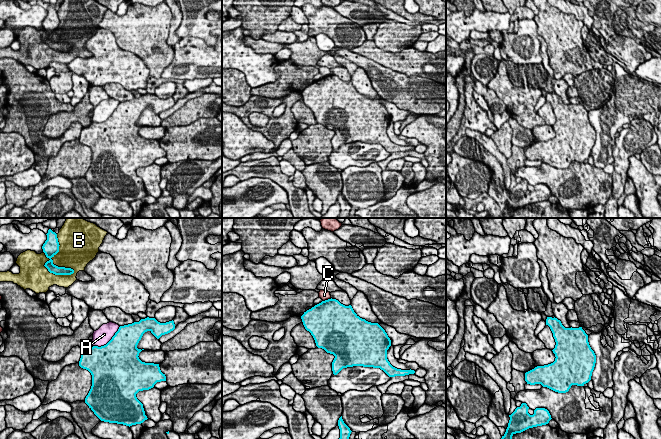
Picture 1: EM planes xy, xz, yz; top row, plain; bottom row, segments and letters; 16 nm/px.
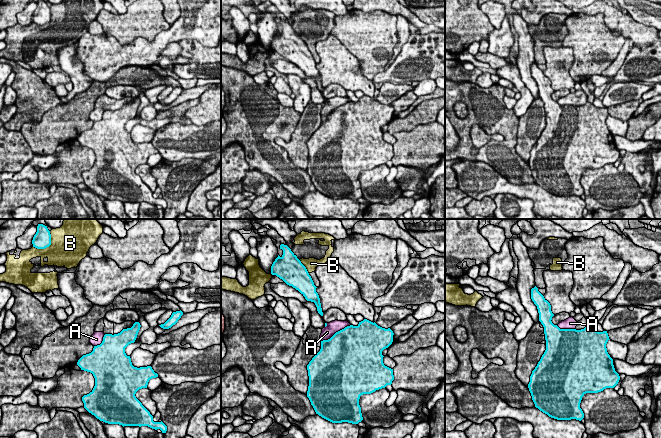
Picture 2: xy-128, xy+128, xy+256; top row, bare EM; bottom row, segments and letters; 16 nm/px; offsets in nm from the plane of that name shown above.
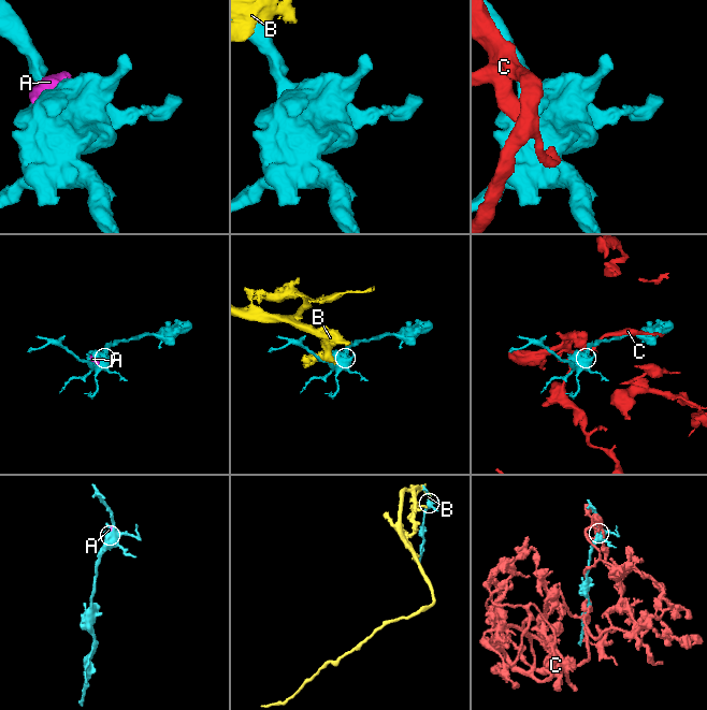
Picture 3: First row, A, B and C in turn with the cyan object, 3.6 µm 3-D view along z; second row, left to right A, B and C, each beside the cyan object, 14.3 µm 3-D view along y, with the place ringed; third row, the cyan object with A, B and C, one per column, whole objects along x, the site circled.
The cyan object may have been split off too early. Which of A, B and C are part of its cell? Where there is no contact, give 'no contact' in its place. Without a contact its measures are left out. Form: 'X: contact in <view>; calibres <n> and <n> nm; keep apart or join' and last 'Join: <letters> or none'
A: contact in xy; calibres 500 and 280 nm; keep apart
B: contact in xy; calibres 260 and 340 nm; keep apart
C: contact in xz; calibres 480 and 160 nm; keep apart
Join: none

